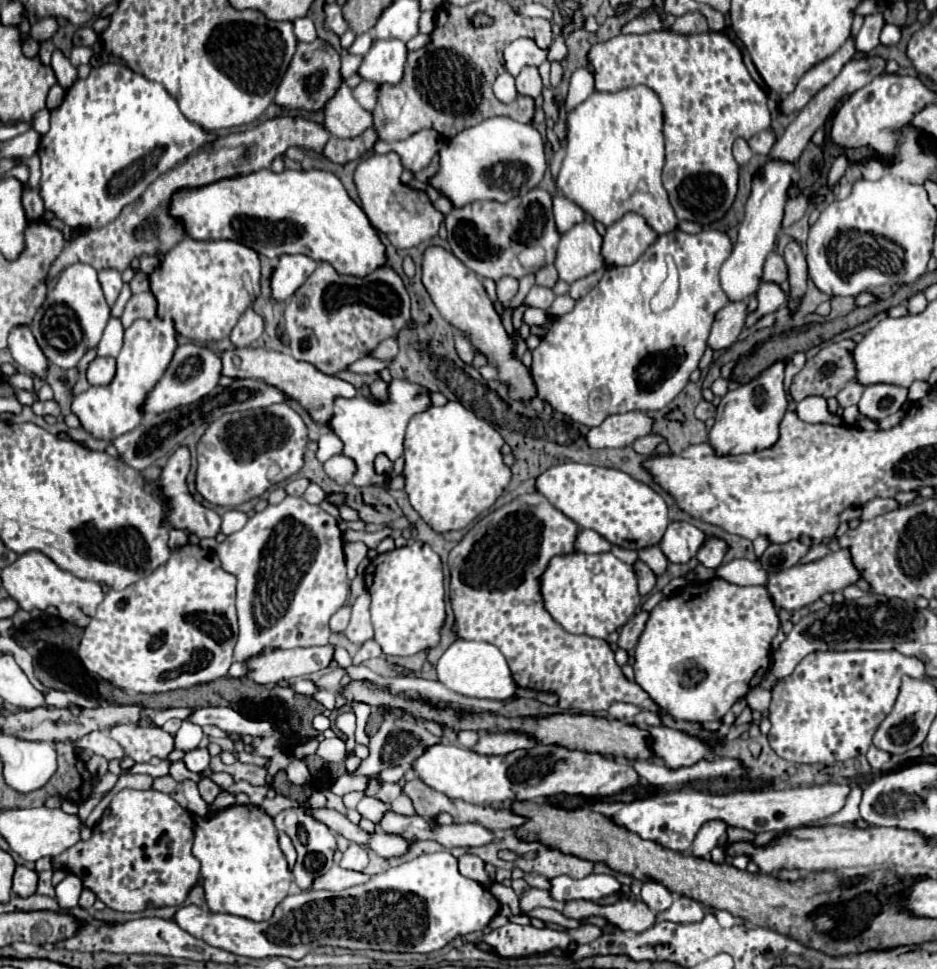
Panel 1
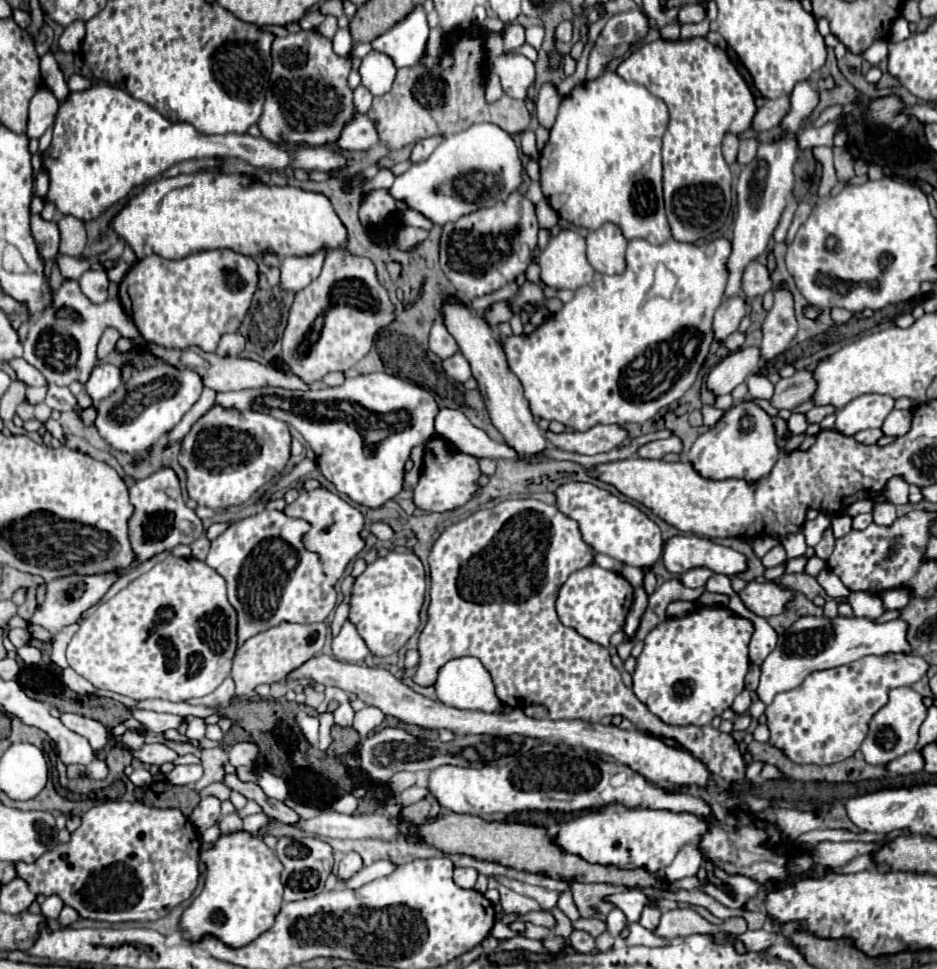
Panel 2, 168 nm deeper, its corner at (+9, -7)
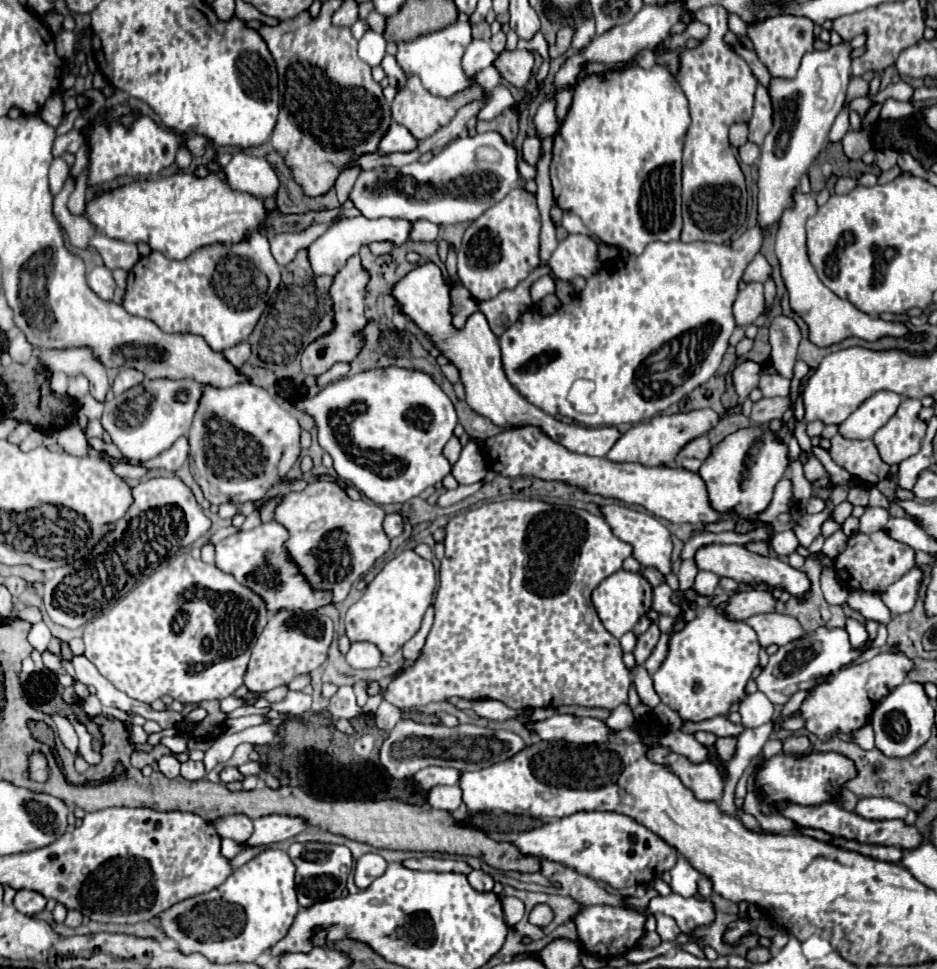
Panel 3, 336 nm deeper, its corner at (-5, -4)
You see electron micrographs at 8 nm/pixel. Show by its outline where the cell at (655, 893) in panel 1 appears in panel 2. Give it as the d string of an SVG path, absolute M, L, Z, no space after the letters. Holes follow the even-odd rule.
M646 907L644 913L642 913L642 919L640 919L640 925L646 927L648 931L654 931L654 927L658 927L658 921L660 921L660 909L656 907Z

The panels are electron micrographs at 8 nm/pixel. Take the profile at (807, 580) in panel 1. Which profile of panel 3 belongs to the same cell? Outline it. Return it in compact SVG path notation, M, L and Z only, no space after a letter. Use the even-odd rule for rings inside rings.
M746 590L730 598L726 606L726 616L732 620L744 620L754 614L776 612L776 598L770 590Z

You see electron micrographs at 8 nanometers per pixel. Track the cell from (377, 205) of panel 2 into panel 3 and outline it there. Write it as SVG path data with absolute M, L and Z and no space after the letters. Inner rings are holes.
M356 216L356 218L348 218L348 220L340 220L336 224L332 224L316 242L310 244L308 248L308 262L310 268L314 272L314 276L334 276L348 260L348 256L358 254L362 244L370 244L376 240L392 240L396 246L404 244L410 232L410 222L404 218L376 218L370 220L366 216Z

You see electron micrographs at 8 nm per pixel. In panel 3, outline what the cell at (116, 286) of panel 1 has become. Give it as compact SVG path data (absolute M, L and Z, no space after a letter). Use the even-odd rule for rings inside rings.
M96 266L90 274L88 274L88 286L102 298L102 300L112 300L114 298L114 290L116 290L116 282L112 278L112 270L108 270L106 266Z

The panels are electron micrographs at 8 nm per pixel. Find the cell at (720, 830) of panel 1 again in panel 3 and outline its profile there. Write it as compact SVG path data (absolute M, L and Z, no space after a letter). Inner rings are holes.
M680 856L676 866L670 870L672 874L672 892L680 894L680 896L696 896L696 882L700 878L700 872L696 872L696 868L692 868L692 864Z

